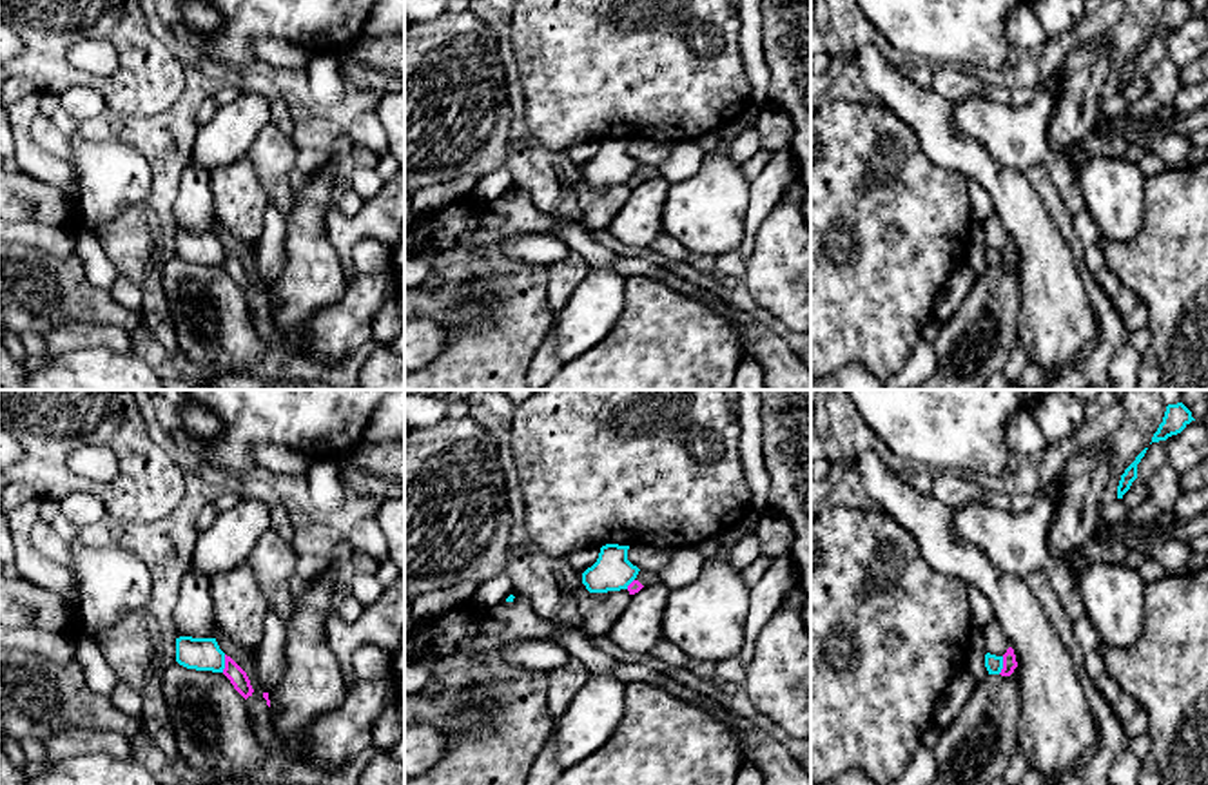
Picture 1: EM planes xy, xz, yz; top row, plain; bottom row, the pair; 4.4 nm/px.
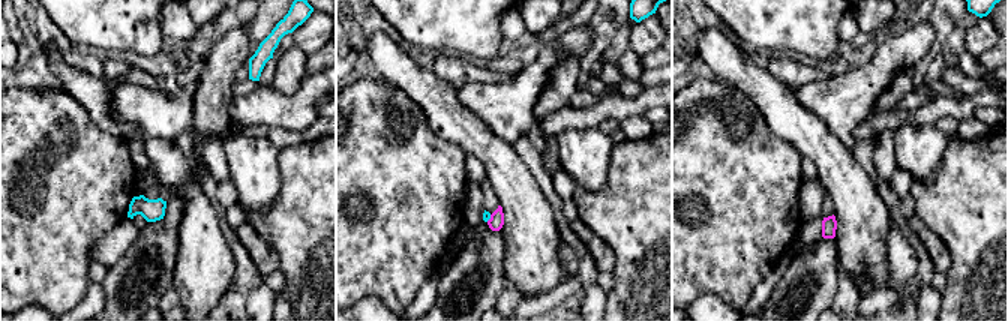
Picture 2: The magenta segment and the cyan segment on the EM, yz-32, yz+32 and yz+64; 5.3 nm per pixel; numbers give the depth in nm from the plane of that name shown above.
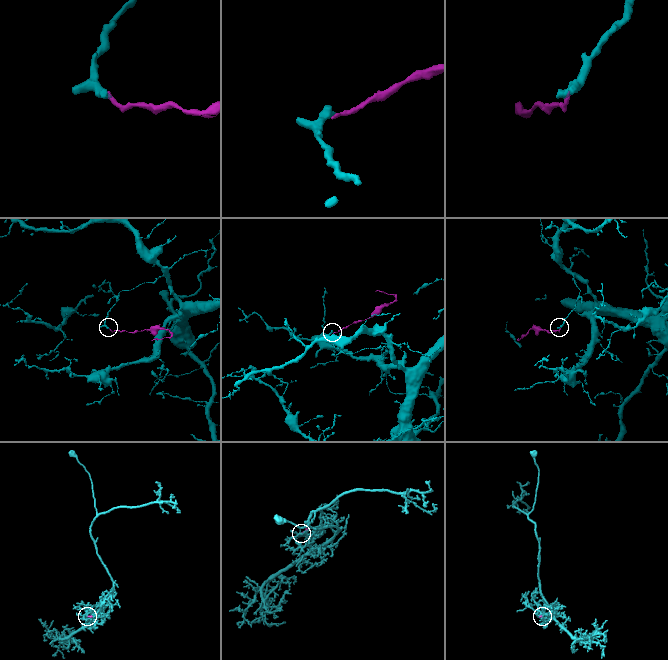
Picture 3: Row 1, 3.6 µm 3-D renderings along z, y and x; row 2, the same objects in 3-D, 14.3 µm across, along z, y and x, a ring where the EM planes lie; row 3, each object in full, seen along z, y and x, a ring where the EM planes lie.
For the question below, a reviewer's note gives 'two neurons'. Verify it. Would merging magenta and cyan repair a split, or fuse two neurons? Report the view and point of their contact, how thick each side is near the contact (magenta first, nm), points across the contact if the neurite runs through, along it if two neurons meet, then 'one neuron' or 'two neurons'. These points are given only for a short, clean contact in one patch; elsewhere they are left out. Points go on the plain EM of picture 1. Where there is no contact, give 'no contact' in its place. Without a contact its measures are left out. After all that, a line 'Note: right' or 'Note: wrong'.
meets magenta in xy at (225, 258); 80 nm thick on the magenta side, 140 nm on the other; border along xy (225, 249), (222, 265); two neurons
Note: right

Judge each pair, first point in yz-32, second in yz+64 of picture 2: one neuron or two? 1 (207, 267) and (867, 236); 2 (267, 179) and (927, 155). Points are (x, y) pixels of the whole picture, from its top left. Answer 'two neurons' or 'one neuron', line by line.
1: one neuron
2: one neuron

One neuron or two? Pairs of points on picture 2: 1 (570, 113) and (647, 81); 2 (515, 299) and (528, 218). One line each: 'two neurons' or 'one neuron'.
1: two neurons
2: two neurons

